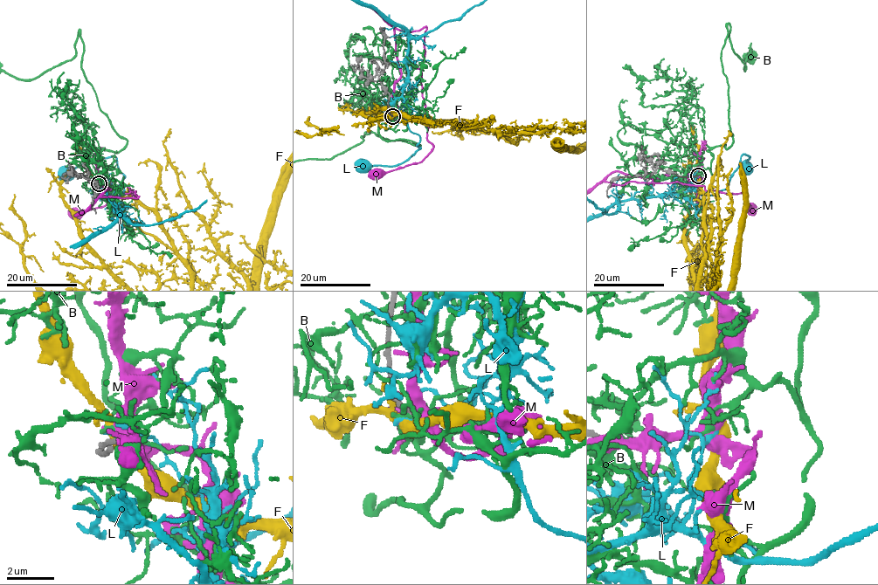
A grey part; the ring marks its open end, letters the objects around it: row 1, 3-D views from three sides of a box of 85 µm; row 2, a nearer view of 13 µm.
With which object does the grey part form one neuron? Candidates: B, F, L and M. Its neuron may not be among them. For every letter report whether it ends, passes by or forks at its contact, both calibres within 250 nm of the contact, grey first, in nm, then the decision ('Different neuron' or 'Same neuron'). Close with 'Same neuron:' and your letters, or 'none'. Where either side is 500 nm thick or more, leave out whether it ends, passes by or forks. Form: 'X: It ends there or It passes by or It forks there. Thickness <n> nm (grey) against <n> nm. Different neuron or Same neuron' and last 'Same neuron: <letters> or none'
B: It ends there. Thickness 200 nm (grey) against 180 nm. Different neuron
F: Thickness 170 nm (grey) against 500 nm. Different neuron
L: It ends there. Thickness 190 nm (grey) against 150 nm. Different neuron
M: Thickness 200 nm (grey) against 500 nm. Different neuron
Same neuron: none

